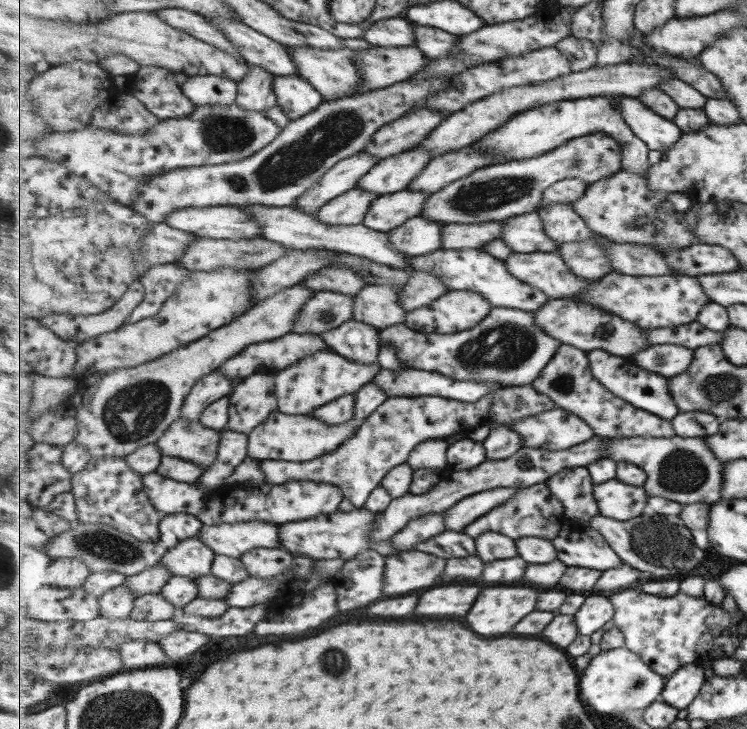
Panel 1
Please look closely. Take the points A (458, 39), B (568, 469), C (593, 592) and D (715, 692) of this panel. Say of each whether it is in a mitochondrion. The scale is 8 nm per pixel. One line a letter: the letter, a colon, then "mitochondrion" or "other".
A: other
B: other
C: other
D: other

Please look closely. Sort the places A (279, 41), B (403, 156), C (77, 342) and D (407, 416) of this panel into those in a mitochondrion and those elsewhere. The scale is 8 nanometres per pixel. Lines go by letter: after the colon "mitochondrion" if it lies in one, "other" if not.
A: other
B: other
C: other
D: mitochondrion

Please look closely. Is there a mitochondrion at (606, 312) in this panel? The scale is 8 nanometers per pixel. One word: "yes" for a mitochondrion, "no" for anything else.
no

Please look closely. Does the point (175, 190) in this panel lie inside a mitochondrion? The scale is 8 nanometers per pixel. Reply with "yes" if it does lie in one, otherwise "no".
no

